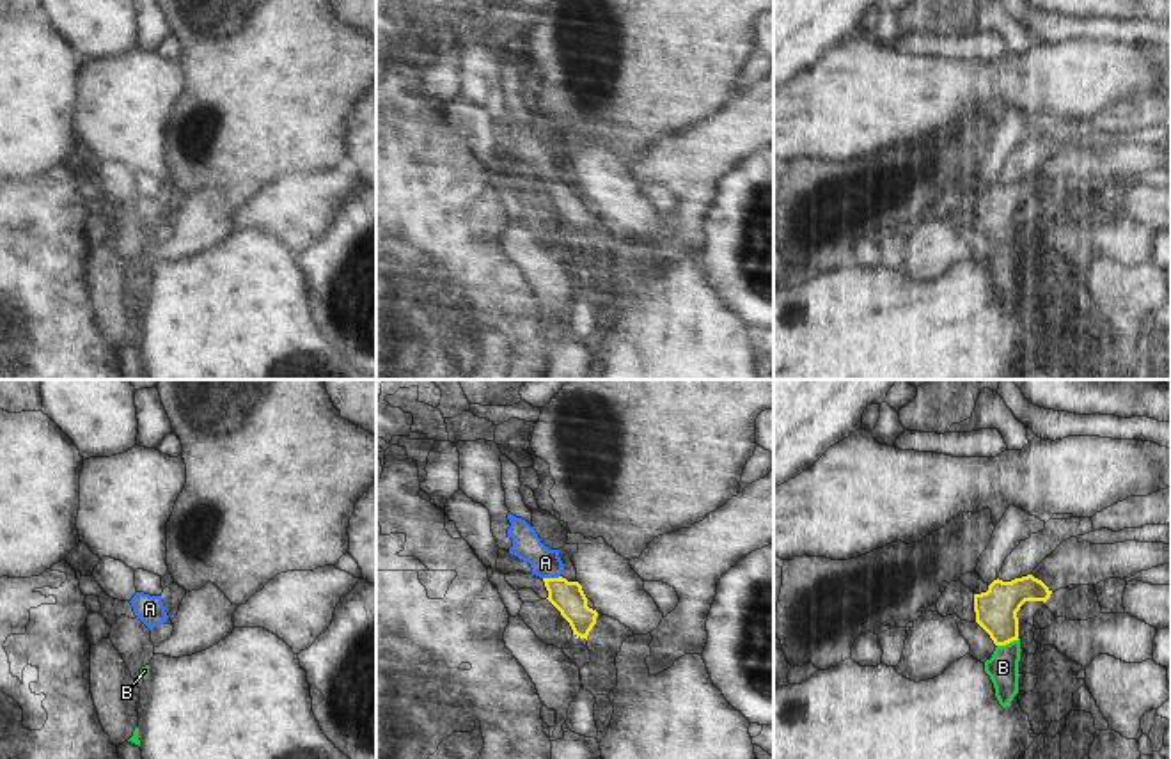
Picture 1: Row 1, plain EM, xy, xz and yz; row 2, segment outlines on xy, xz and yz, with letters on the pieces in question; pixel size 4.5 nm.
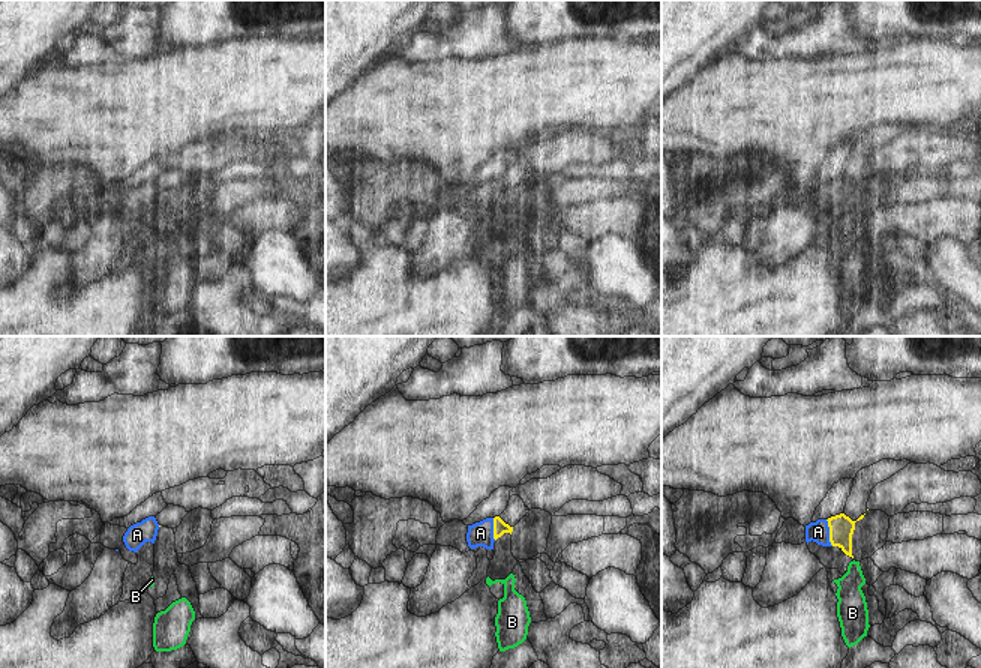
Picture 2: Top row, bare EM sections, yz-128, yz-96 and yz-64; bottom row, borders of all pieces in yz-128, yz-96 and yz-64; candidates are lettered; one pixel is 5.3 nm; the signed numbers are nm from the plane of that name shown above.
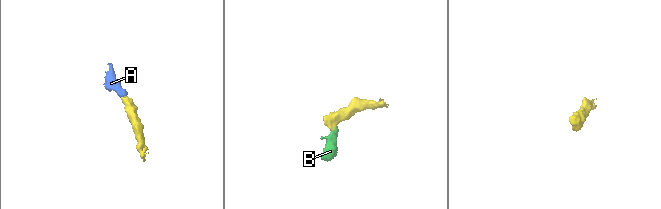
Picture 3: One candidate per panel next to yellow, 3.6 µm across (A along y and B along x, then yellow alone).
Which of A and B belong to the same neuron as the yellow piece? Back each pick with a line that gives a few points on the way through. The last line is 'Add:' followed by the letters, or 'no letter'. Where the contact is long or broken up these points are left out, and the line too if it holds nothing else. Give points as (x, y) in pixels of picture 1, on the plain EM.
B: across yz (996, 213), (1008, 245), (1003, 270)
Add: A, B

